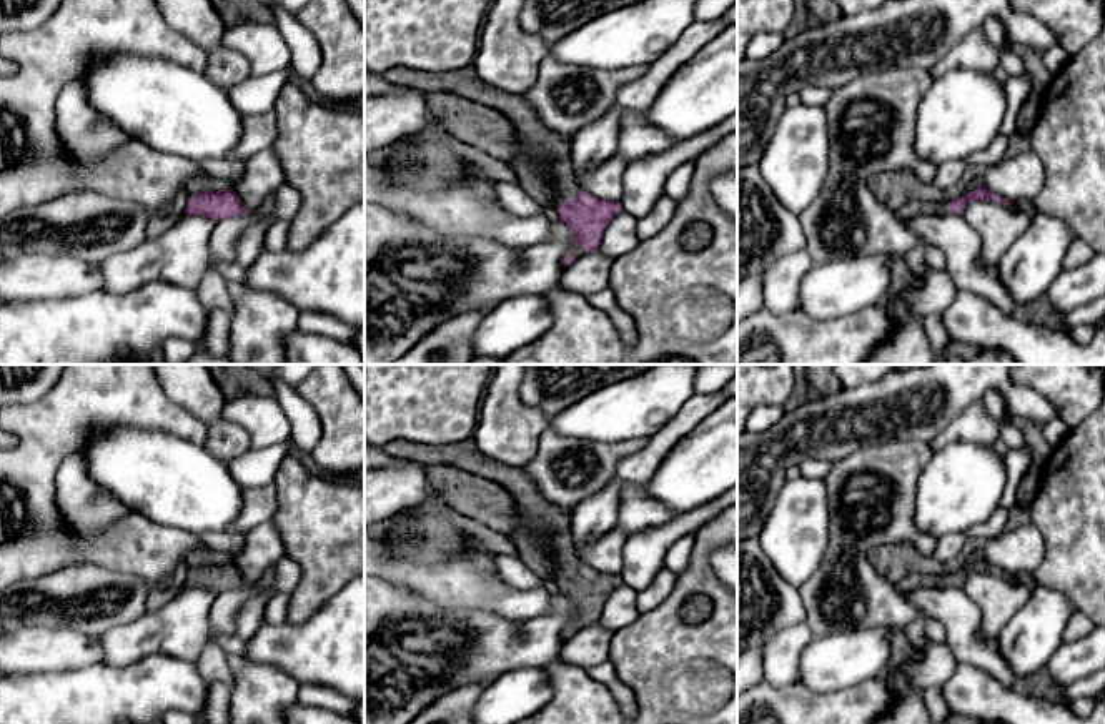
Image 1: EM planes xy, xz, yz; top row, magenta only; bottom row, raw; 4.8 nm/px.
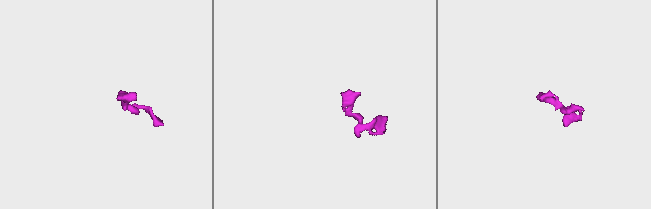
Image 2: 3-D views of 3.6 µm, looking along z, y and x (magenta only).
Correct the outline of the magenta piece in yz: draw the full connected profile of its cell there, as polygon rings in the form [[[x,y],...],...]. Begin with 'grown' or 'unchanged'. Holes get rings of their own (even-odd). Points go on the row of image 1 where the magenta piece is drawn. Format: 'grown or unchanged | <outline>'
grown | [[[982,185],[980,188],[950,201],[927,201],[927,203],[922,203],[920,200],[909,201],[907,205],[894,211],[894,215],[902,223],[919,216],[924,211],[935,215],[945,213],[962,215],[965,206],[972,201],[1000,201],[1002,205],[1010,205],[1010,201],[995,195],[985,185]]]

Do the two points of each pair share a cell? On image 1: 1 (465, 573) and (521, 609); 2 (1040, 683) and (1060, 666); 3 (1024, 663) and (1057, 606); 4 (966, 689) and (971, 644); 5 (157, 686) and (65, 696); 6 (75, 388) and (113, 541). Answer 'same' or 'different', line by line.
1: same
2: different
3: same
4: different
5: same
6: same

